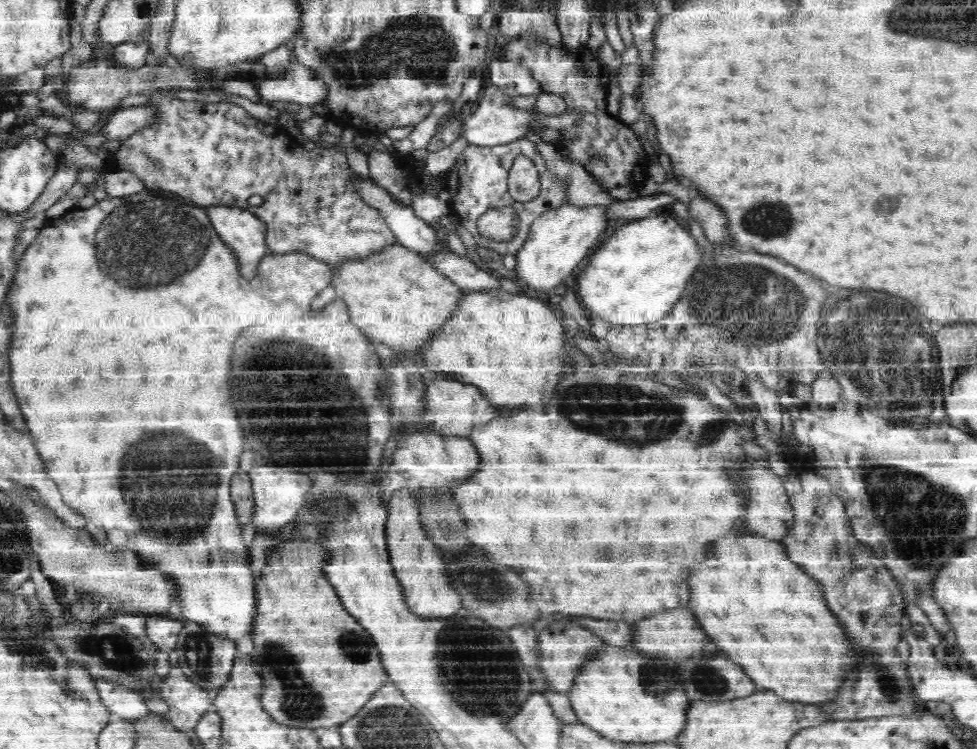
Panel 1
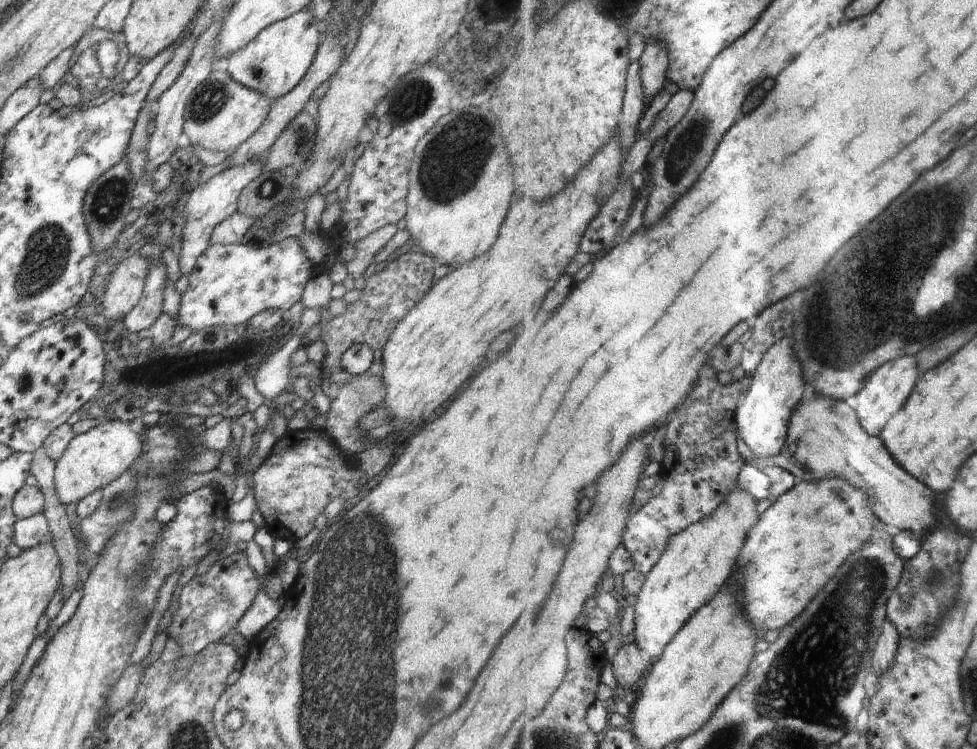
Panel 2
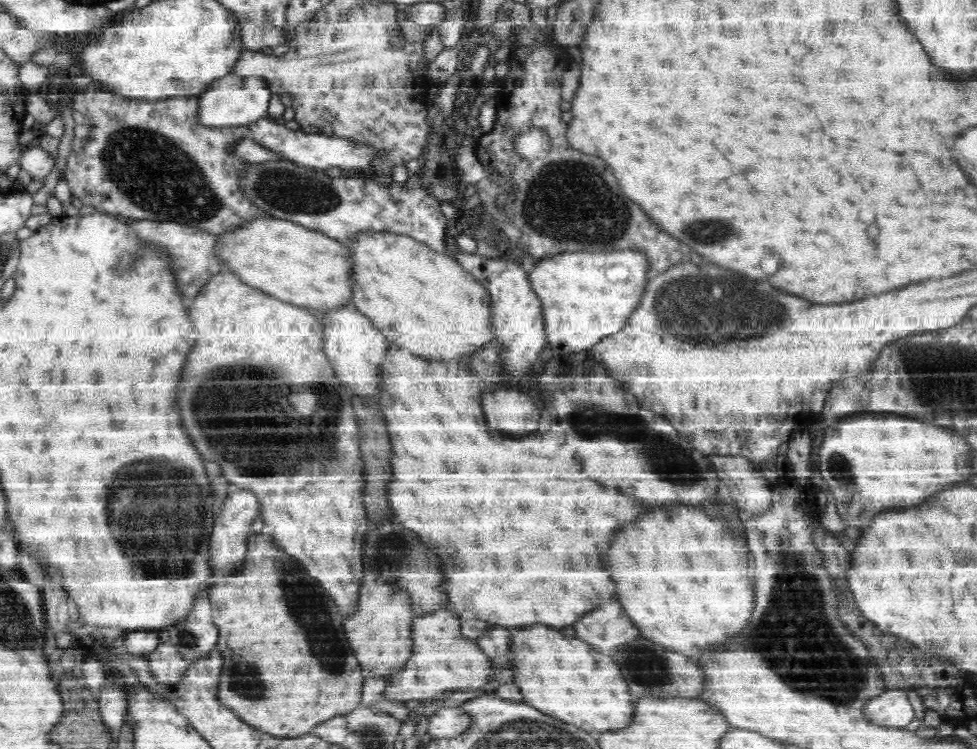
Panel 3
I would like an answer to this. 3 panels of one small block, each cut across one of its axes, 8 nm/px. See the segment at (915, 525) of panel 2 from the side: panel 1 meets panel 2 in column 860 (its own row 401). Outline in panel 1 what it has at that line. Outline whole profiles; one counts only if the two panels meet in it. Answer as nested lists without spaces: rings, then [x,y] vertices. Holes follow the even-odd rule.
[[[423,371],[421,378],[422,396],[420,396],[420,401],[424,404],[420,404],[420,412],[416,414],[418,418],[412,424],[395,423],[392,435],[388,438],[384,450],[382,450],[380,464],[378,464],[380,470],[376,472],[374,480],[368,480],[370,483],[376,483],[380,487],[384,485],[387,478],[387,466],[391,463],[393,452],[396,451],[396,442],[400,442],[408,433],[415,433],[416,431],[423,433],[426,431],[426,433],[440,434],[440,436],[444,435],[445,437],[470,436],[481,425],[497,417],[496,409],[482,397],[482,393],[473,384],[448,380],[448,378],[445,378],[445,373],[438,371]]]

